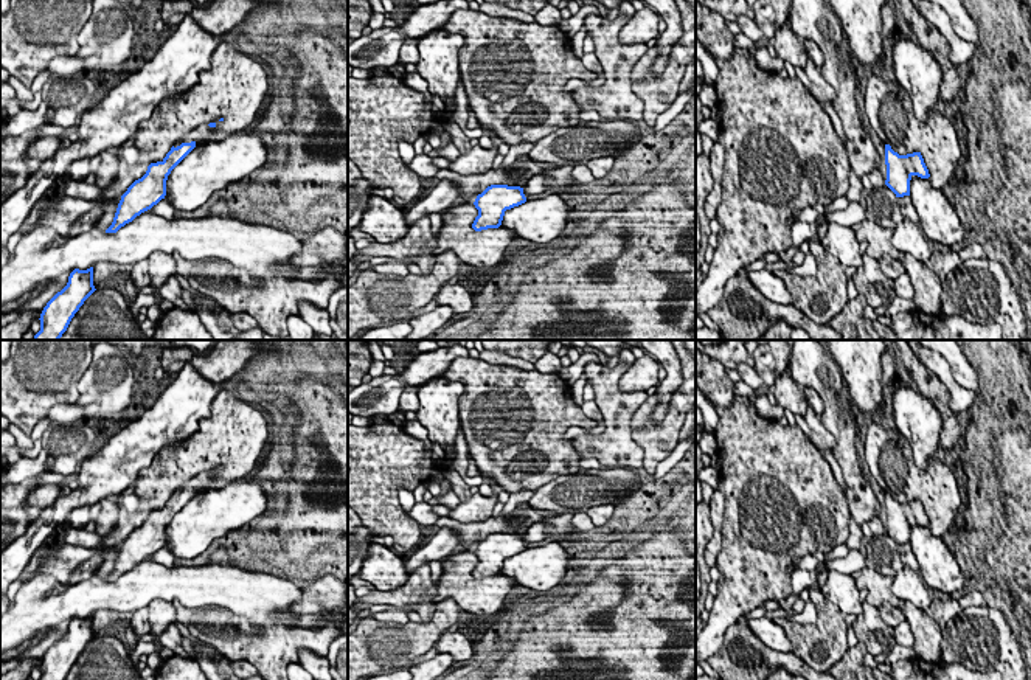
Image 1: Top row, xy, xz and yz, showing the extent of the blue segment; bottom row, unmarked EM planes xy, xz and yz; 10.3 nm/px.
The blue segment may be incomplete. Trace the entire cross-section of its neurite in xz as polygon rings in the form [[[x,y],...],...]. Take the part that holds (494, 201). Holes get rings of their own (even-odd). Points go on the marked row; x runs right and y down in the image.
[[[491,185],[477,196],[474,205],[478,210],[472,228],[475,231],[498,228],[506,210],[526,202],[523,188],[508,185]]]

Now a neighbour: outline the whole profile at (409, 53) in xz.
[[[408,37],[404,40],[399,53],[399,62],[404,64],[418,64],[419,62],[419,43],[421,37]]]

